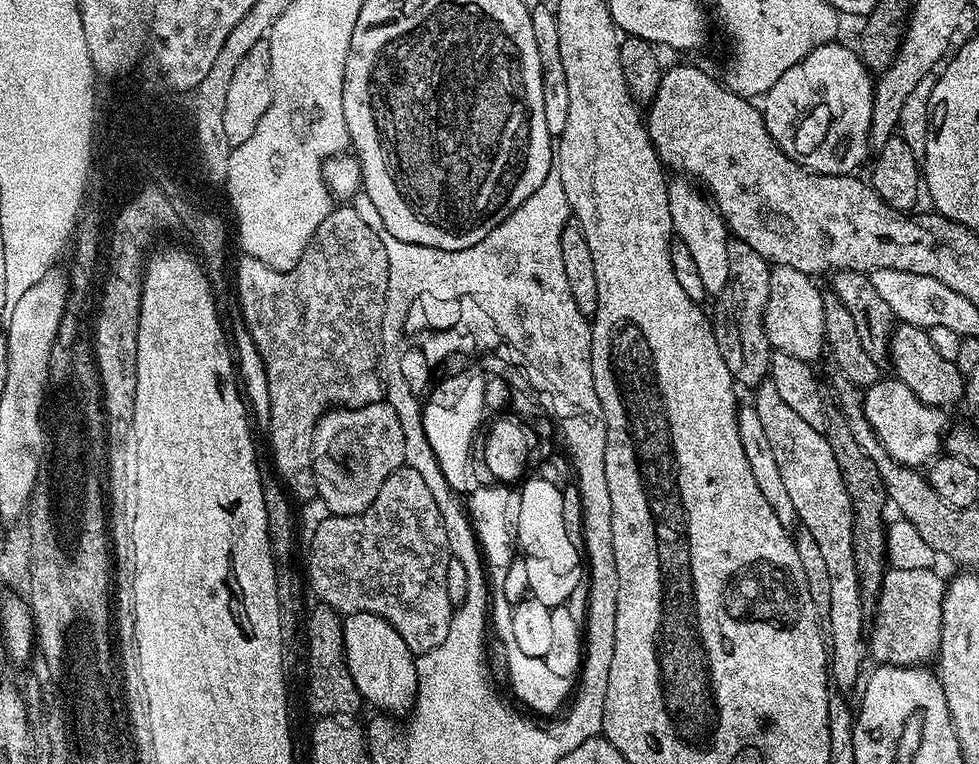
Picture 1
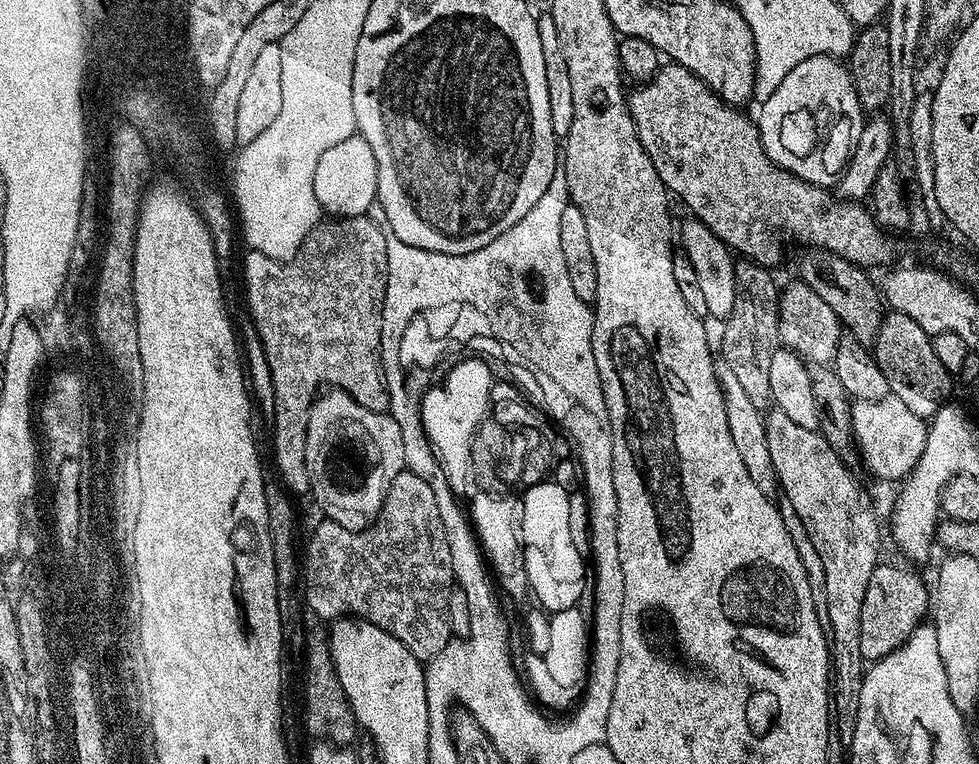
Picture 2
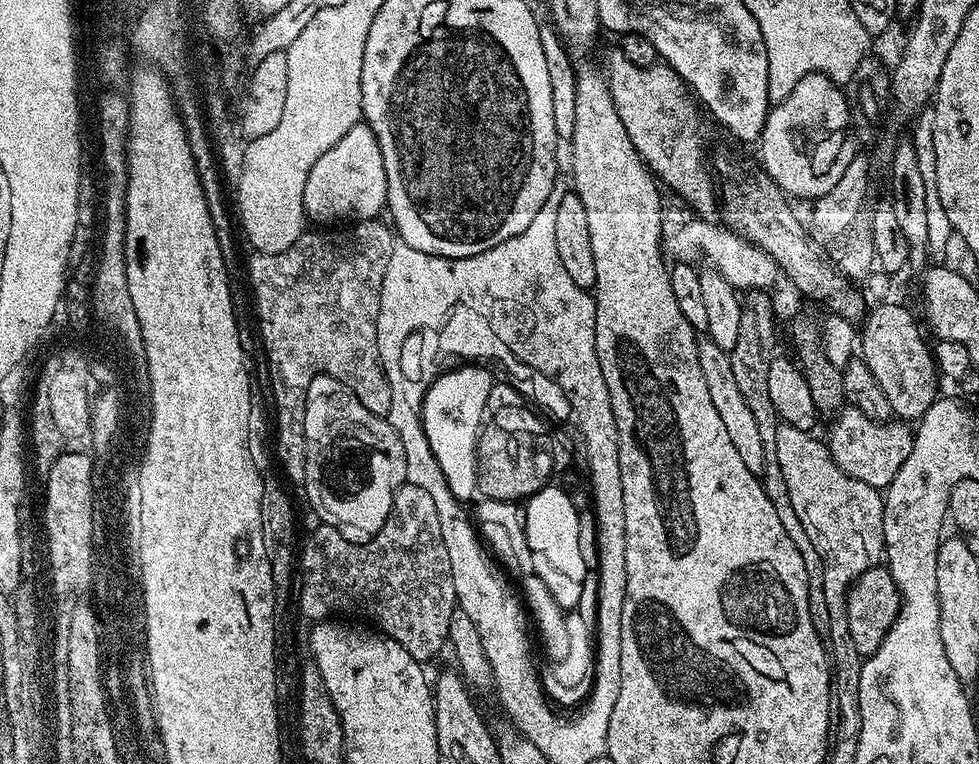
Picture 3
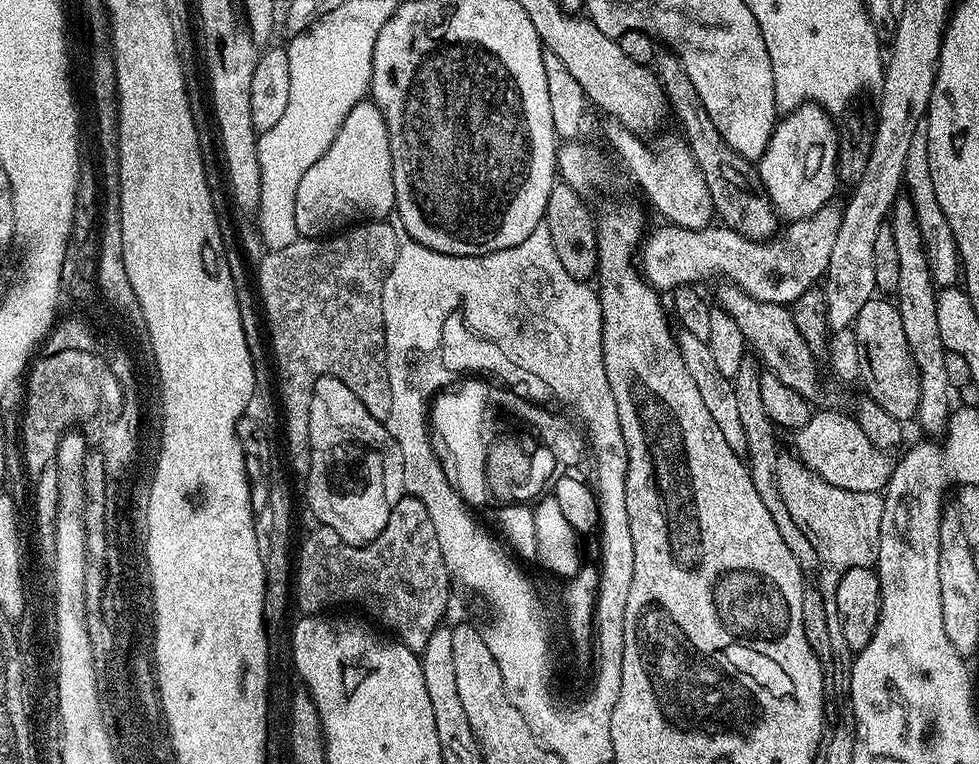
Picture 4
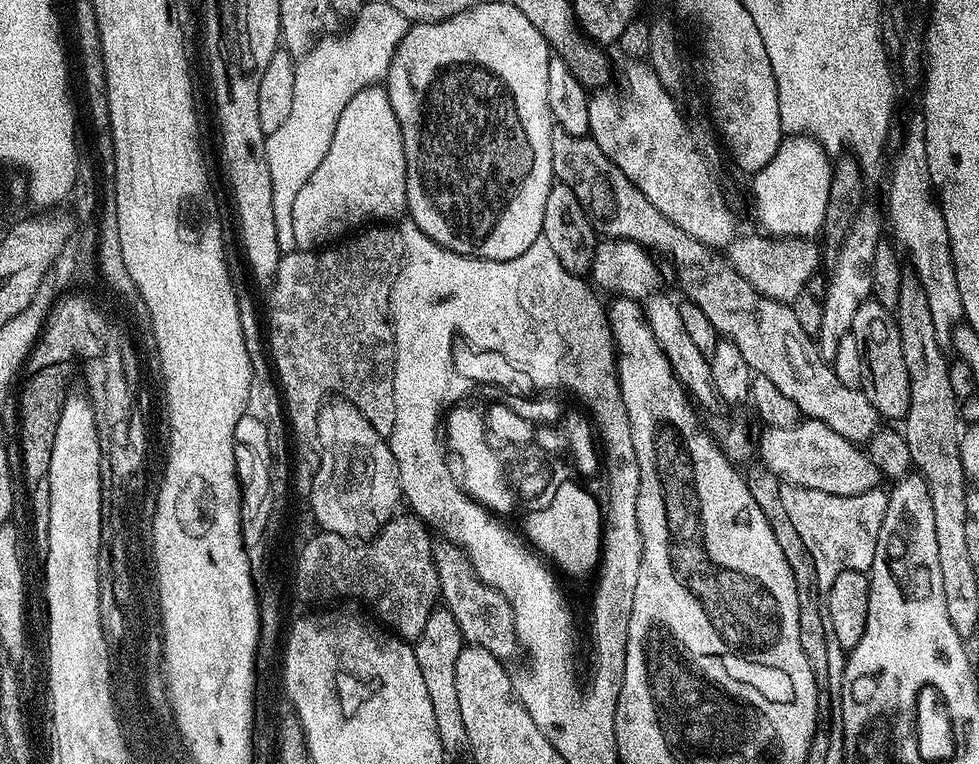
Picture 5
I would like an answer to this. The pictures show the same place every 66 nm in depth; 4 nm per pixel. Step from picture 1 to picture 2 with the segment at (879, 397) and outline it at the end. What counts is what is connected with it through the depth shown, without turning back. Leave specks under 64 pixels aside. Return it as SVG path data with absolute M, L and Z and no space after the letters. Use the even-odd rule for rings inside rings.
M888 393L878 400L853 401L851 424L860 460L878 478L901 481L912 472L928 440L927 423L903 405L902 400Z

